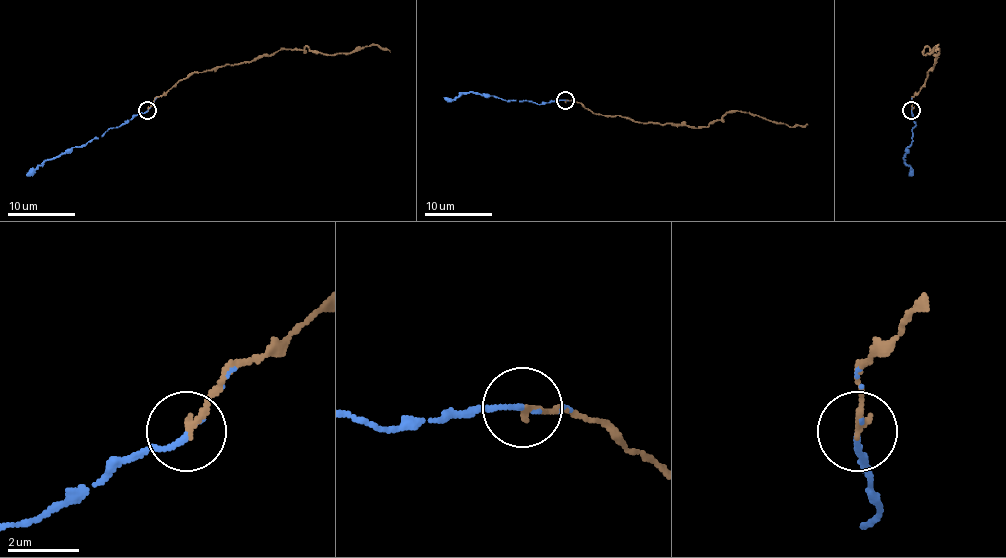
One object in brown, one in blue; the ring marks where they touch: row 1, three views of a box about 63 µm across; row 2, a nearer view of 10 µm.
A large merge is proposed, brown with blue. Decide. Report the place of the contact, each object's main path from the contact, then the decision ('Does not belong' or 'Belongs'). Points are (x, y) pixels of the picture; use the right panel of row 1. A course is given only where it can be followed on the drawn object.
Place: (911, 110). Course of brown: (912, 110), (912, 98), (925, 83), (937, 56), (937, 49), (922, 50), (929, 54), (937, 45), (935, 52). Course of blue: (912, 110), (915, 125), (903, 159), (910, 168), (908, 176). Belongs

